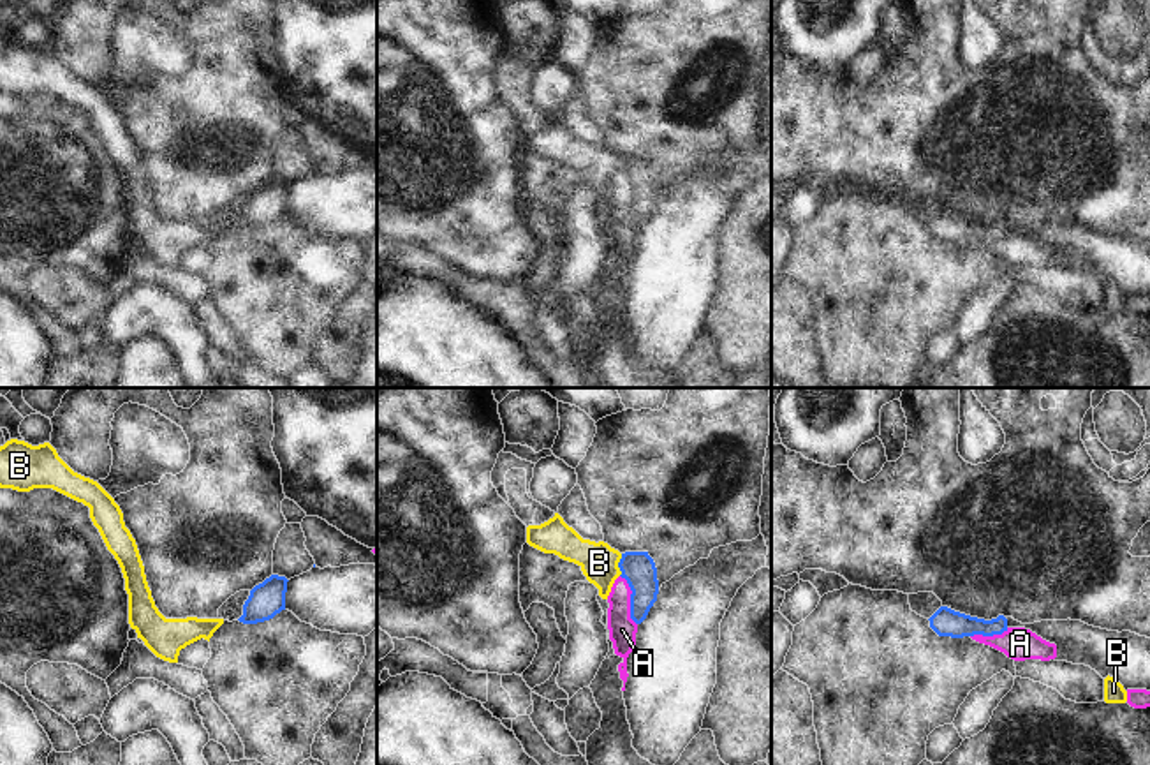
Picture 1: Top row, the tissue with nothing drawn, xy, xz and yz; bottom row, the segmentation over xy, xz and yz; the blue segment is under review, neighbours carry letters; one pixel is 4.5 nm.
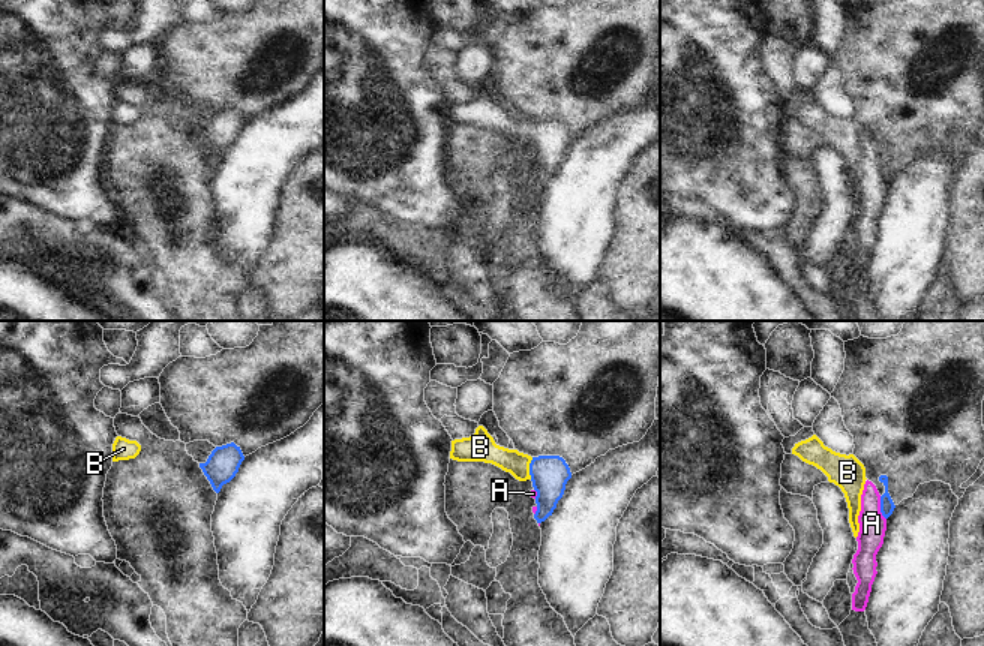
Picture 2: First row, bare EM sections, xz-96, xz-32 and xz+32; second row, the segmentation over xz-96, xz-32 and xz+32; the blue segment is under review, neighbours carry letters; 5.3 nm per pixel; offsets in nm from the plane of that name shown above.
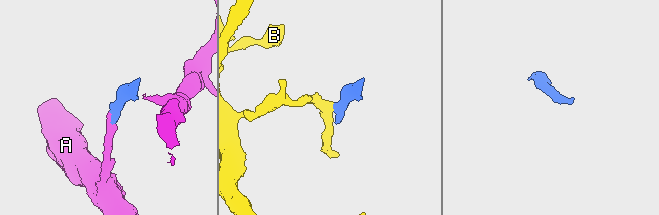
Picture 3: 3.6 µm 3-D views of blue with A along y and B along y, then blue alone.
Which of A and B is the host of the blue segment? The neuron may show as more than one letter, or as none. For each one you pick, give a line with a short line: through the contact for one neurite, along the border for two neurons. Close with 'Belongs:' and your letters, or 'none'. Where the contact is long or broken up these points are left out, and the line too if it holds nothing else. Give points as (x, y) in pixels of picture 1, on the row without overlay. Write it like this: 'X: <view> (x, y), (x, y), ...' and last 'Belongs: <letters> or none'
B: xz (638, 173), (619, 170), (599, 168)
Belongs: B

